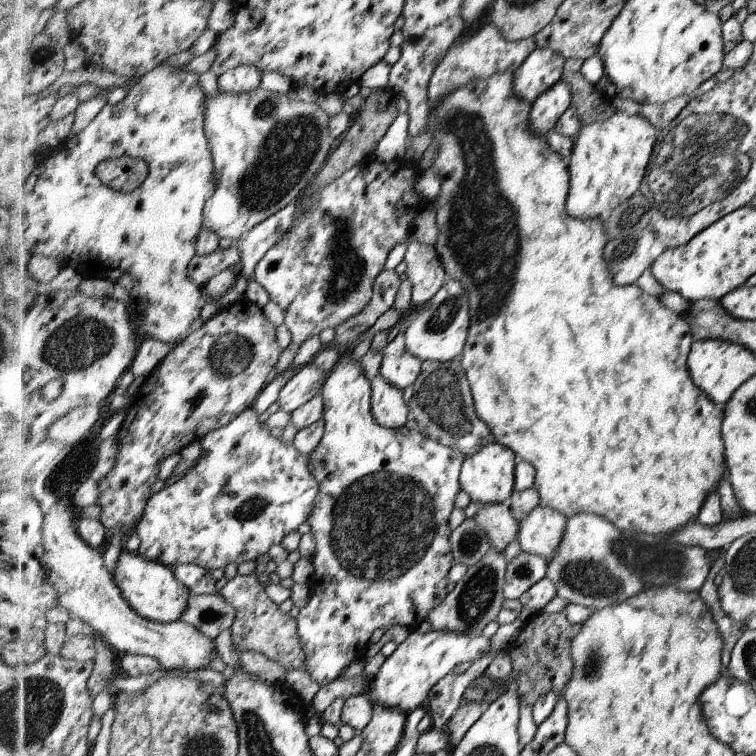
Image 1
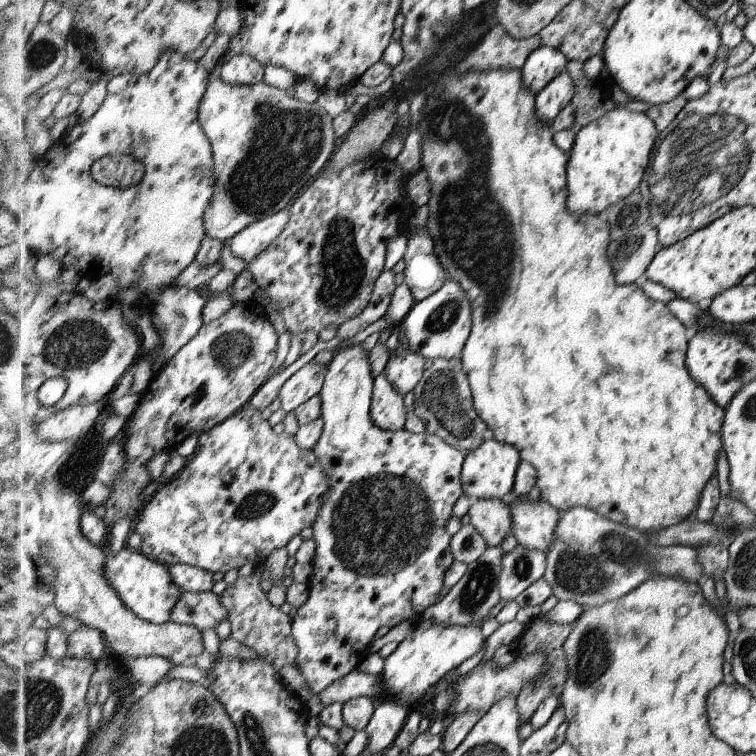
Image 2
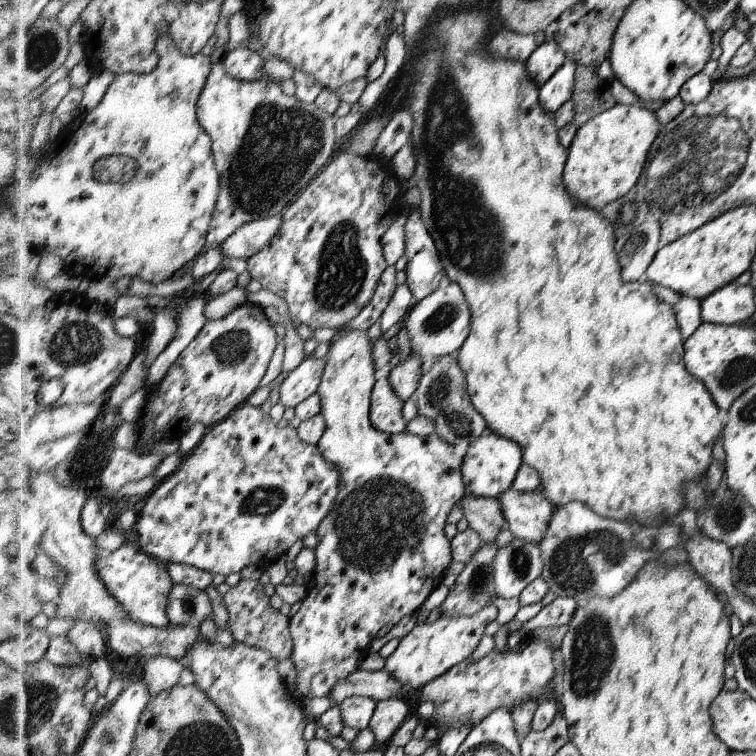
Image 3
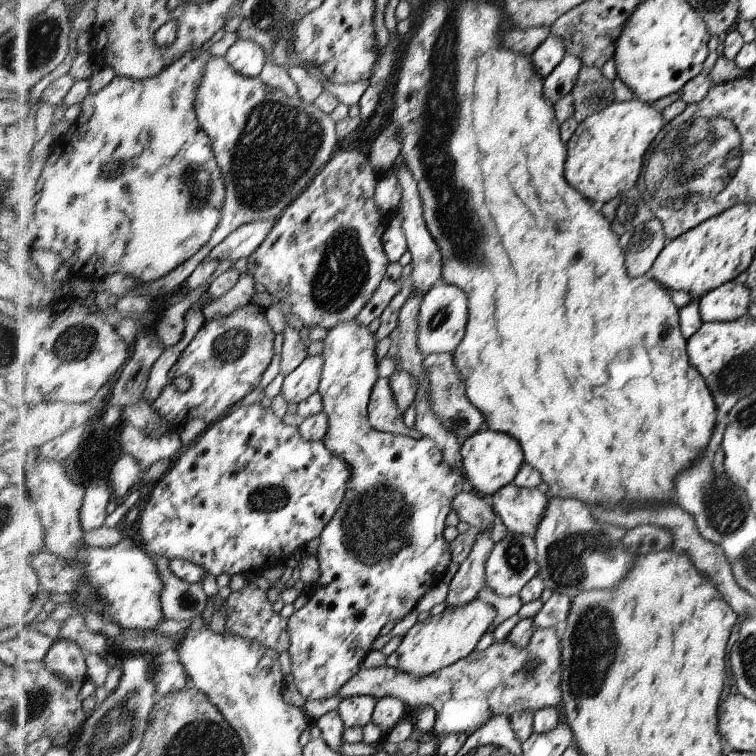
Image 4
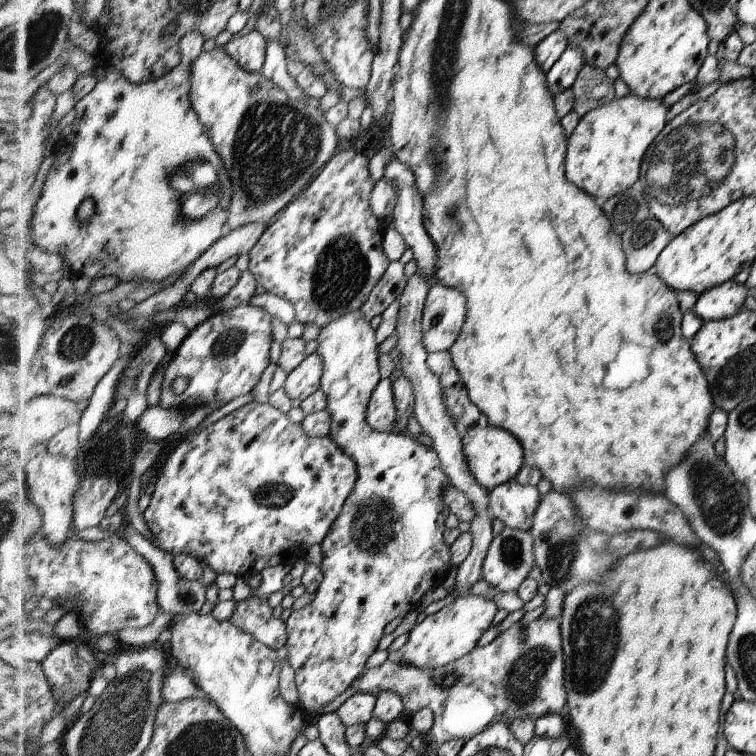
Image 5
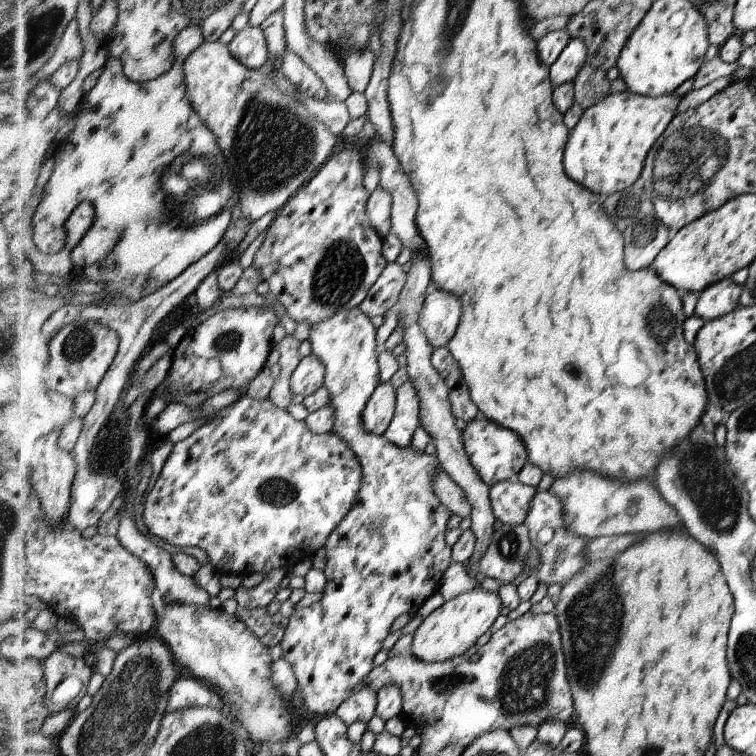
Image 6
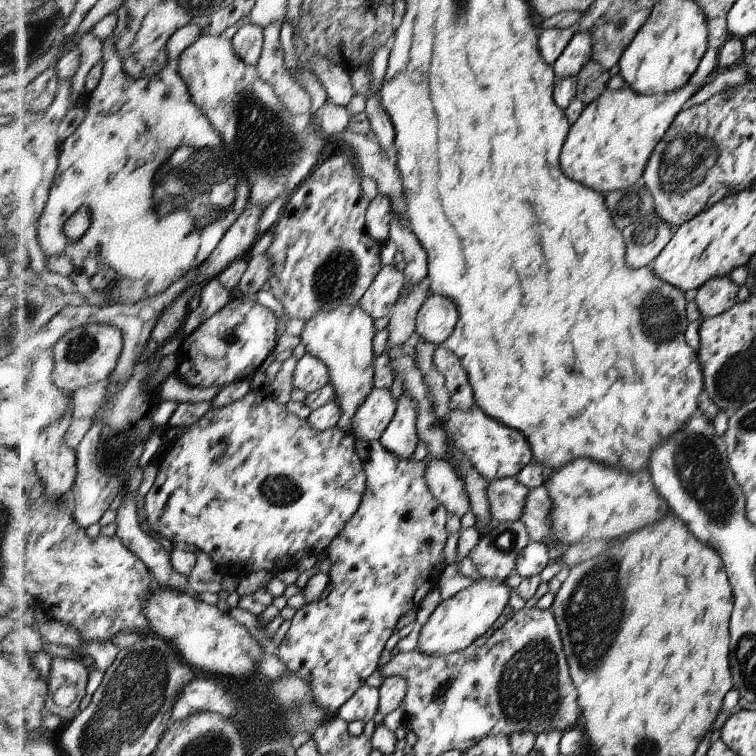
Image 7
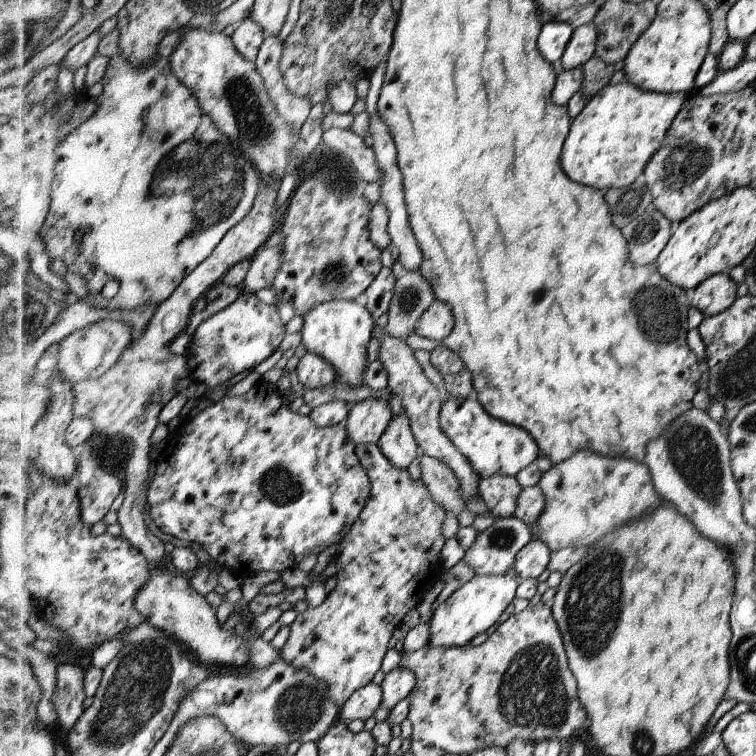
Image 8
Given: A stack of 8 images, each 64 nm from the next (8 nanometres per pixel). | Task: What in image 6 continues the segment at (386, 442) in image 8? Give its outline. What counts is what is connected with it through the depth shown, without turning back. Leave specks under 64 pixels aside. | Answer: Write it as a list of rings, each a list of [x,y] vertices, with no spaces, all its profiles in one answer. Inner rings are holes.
[[[410,380],[404,382],[395,391],[396,404],[395,413],[390,426],[383,434],[388,442],[396,444],[398,448],[408,448],[412,444],[412,436],[416,428],[420,425],[418,422],[418,396]]]

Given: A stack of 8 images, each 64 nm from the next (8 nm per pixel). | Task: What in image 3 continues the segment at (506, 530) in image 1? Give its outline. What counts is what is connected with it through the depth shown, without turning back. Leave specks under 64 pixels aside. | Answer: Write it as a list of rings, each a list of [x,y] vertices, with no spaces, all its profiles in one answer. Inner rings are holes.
[[[474,497],[459,500],[469,527],[476,530],[483,543],[495,544],[503,524],[506,522],[499,498]]]

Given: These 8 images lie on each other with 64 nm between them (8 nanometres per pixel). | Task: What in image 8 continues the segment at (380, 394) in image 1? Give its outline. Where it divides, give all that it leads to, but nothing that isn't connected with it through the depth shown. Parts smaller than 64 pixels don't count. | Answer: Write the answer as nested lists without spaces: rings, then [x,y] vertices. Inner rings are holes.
[[[368,398],[350,407],[350,414],[344,421],[348,436],[356,445],[377,444],[392,420],[390,401]]]

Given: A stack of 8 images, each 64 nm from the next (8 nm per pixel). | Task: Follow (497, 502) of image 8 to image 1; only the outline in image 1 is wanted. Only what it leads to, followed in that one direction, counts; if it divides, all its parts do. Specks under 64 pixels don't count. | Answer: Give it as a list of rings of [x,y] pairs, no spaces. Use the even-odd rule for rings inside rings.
[[[538,505],[518,523],[522,551],[542,556],[547,563],[556,556],[567,531],[568,517],[552,508]]]

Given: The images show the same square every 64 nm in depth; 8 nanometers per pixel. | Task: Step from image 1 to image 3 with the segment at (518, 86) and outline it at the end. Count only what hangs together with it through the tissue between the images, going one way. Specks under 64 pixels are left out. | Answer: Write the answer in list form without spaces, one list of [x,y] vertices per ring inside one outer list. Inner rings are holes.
[[[545,40],[529,57],[526,63],[528,76],[541,87],[555,75],[567,60],[567,55],[554,40]]]

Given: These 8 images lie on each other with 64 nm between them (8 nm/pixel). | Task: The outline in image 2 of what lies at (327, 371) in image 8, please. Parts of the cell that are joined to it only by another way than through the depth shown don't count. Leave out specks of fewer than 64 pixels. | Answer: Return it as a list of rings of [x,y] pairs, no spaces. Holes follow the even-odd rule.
[[[314,359],[302,366],[298,372],[294,372],[278,393],[283,413],[295,410],[314,395],[318,395],[323,390],[326,376],[327,366],[314,362]]]

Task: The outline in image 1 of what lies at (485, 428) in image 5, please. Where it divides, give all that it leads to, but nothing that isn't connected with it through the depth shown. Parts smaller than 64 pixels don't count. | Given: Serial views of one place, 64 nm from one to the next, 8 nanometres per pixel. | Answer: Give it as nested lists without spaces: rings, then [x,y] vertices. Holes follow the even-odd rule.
[[[498,442],[488,443],[475,455],[468,456],[463,463],[462,474],[459,476],[459,484],[464,492],[470,495],[472,502],[480,504],[500,504],[510,498],[514,492],[515,466],[518,457],[515,452]]]

